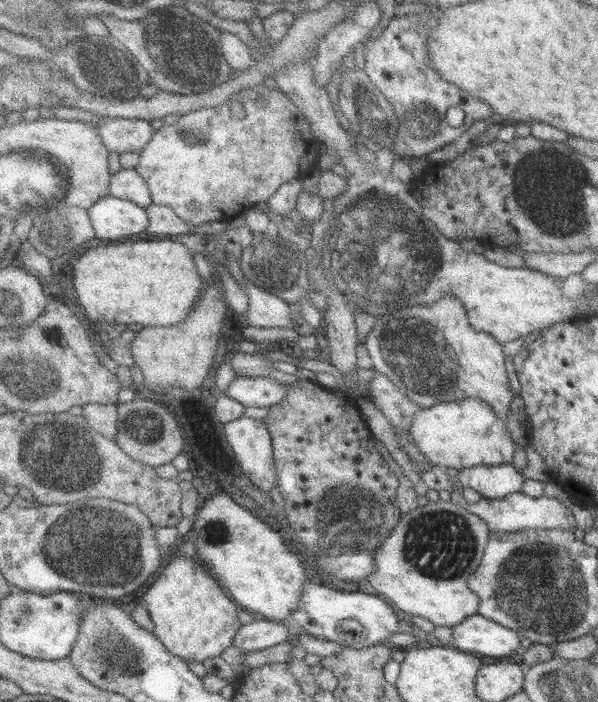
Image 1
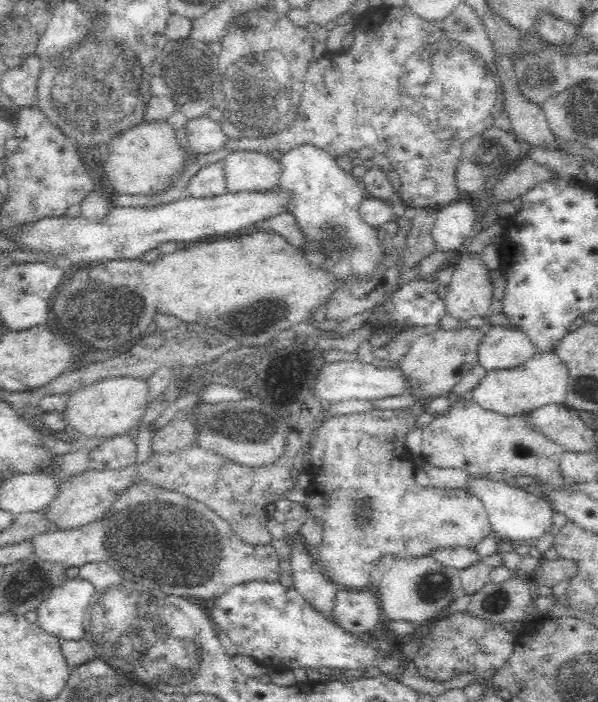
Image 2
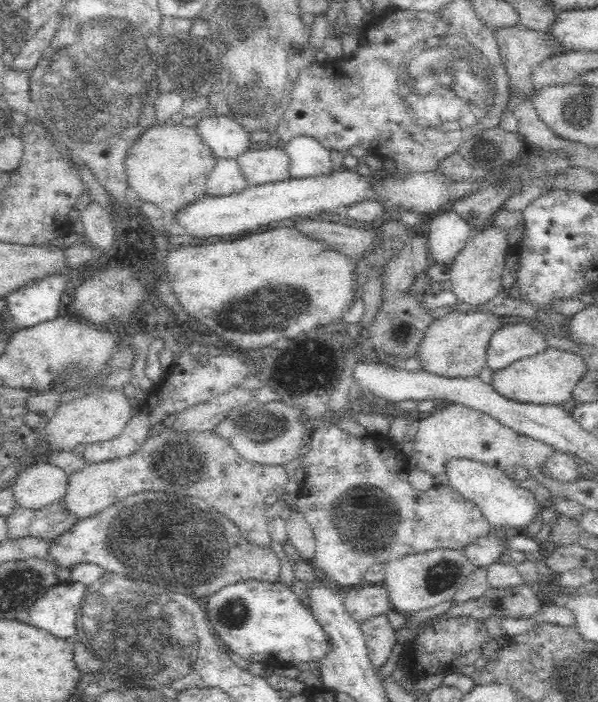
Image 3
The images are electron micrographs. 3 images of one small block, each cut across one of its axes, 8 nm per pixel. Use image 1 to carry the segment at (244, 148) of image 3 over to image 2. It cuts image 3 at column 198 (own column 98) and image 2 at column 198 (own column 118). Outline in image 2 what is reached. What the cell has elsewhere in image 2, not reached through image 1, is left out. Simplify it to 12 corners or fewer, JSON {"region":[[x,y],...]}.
{"region":[[208,116],[184,130],[194,154],[218,152],[228,144],[222,126]]}

